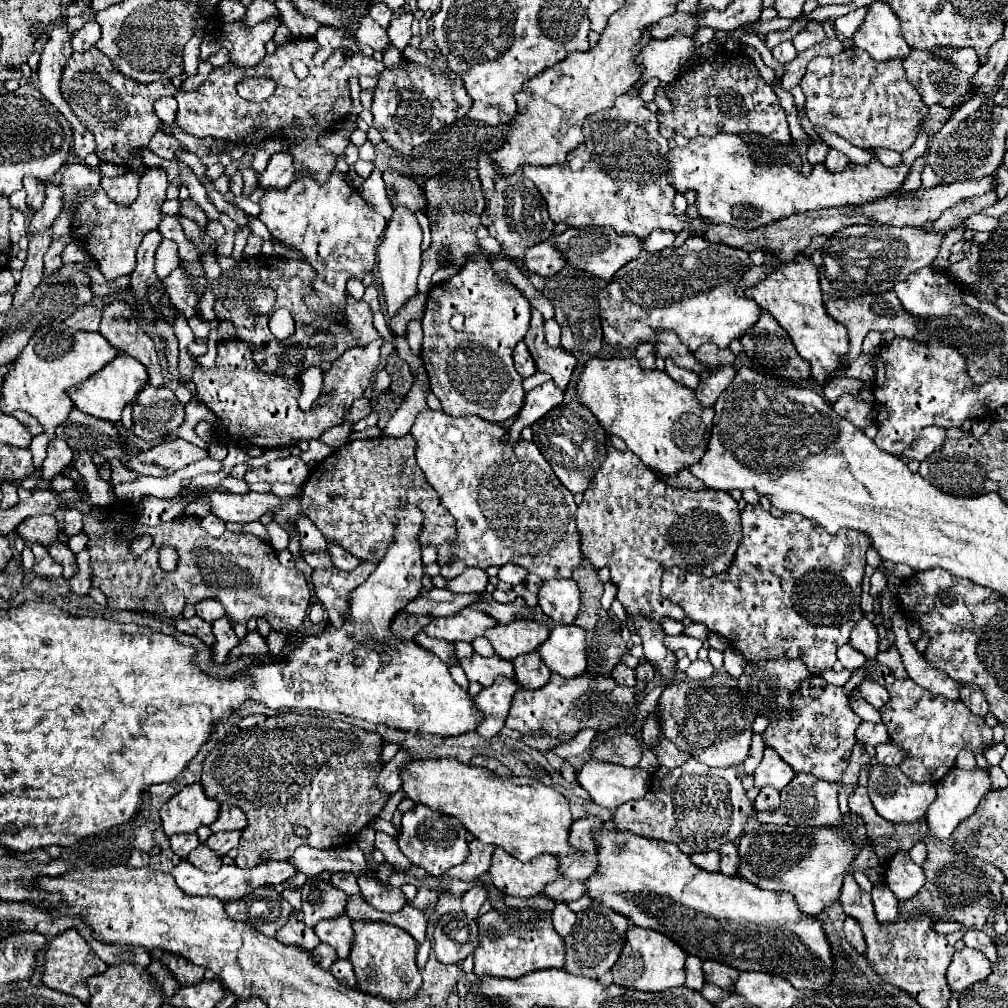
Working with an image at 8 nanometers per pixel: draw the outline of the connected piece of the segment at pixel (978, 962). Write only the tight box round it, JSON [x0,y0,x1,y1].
[947,947,991,993]

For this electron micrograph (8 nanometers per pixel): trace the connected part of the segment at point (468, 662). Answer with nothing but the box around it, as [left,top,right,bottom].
[459,653,515,687]

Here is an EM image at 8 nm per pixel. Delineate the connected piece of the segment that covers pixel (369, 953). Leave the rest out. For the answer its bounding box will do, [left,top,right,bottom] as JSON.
[349,921,421,1001]

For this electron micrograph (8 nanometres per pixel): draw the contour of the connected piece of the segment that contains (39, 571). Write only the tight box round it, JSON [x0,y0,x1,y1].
[31,543,61,577]

